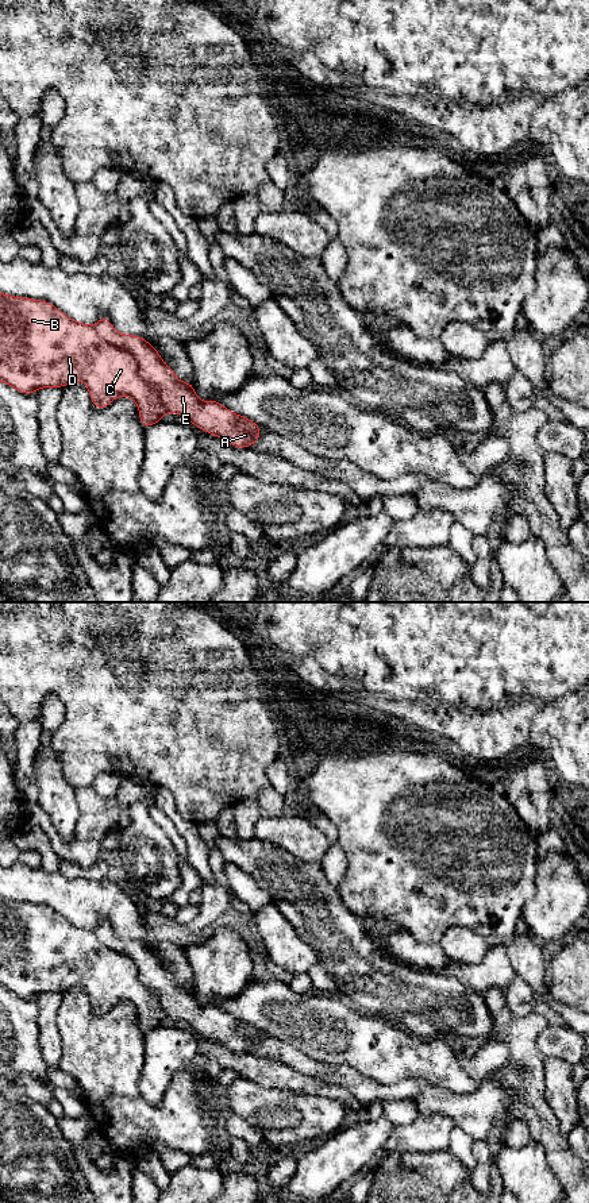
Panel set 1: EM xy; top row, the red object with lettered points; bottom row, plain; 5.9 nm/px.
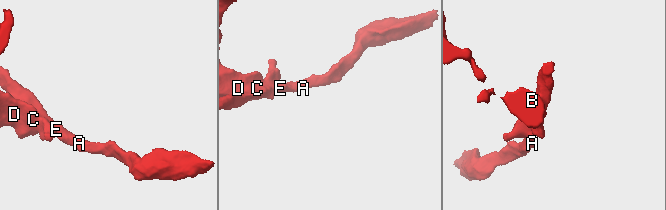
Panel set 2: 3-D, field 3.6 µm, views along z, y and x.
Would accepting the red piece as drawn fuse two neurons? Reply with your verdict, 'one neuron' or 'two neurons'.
two neurons

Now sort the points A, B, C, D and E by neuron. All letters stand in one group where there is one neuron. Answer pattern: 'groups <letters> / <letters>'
groups A E / B C D

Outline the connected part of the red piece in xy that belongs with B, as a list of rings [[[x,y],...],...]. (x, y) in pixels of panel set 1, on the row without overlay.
[[[0,898],[0,987],[32,1000],[42,992],[65,992],[82,986],[91,1007],[104,1014],[119,1000],[131,1002],[145,1033],[161,1027],[168,1017],[158,996],[139,980],[135,963],[103,944],[95,930],[72,925],[53,909]]]

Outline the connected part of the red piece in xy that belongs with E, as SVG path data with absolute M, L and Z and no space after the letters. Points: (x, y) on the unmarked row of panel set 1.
M101 921L95 933L108 948L135 963L139 980L158 996L168 1017L185 1021L199 1034L236 1053L249 1053L259 1045L261 1030L216 1005L200 1006L193 988L180 987L176 976L145 942L118 937L107 921Z

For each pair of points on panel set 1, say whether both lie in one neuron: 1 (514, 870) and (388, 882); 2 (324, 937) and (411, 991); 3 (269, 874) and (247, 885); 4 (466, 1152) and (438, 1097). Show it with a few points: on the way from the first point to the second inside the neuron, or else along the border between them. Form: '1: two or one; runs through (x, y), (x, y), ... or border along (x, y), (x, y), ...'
1: one; runs through (482, 870), (419, 871)
2: one; runs through (346, 956), (373, 983), (389, 990)
3: two; border along (228, 863), (245, 871), (272, 901)
4: two; border along (455, 1128), (468, 1133), (474, 1140)

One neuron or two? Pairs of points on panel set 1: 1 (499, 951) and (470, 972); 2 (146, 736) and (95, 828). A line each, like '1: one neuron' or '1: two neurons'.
1: one neuron
2: two neurons

